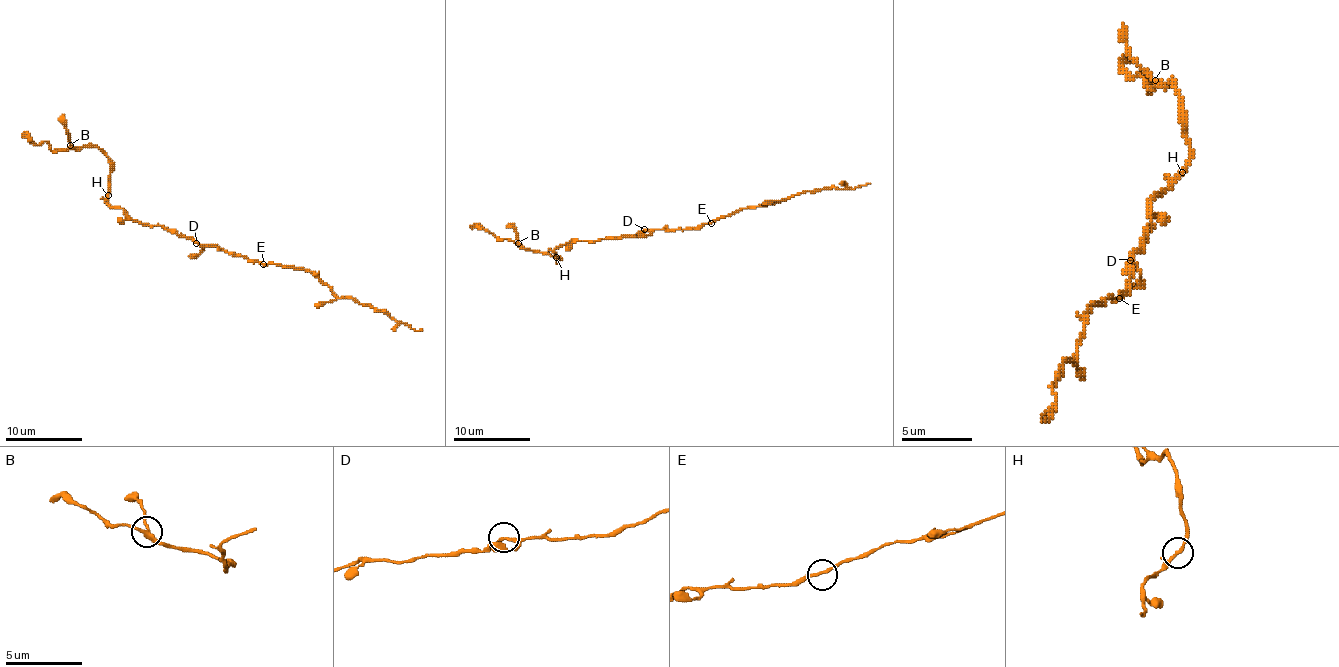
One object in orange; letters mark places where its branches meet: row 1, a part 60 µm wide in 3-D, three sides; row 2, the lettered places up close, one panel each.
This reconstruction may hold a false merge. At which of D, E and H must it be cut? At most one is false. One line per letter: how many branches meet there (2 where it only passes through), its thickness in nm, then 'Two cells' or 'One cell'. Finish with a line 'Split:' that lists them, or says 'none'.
D: Branches: 3. Thickness 180 nm. One cell
E: Branches: 2. Thickness 200 nm. One cell
H: Branches: 3. Thickness 180 nm. One cell
Split: none

